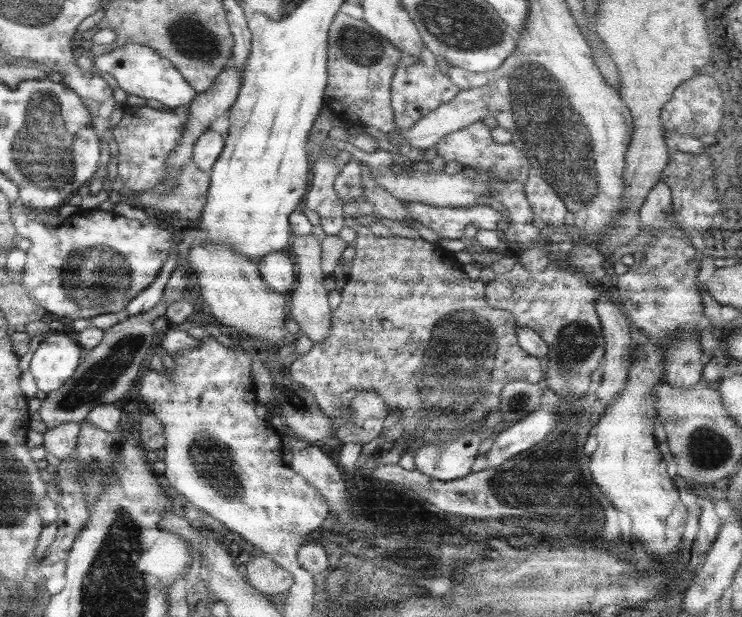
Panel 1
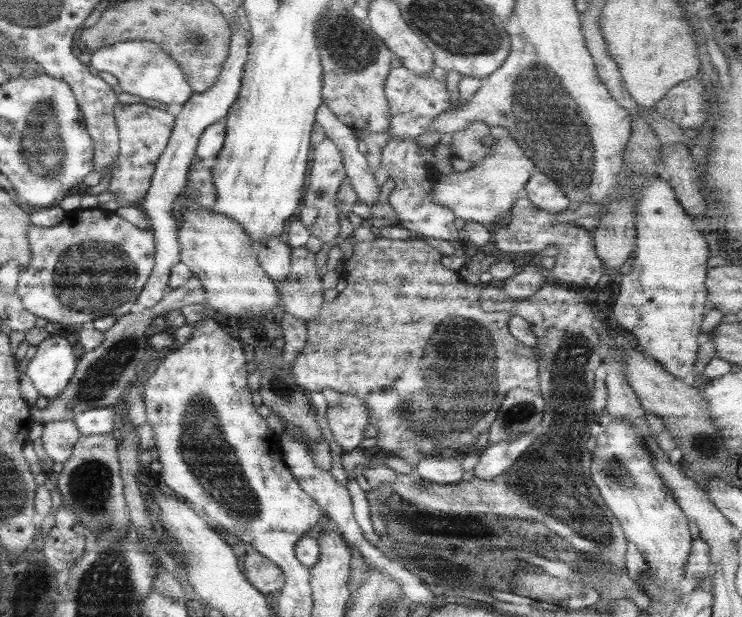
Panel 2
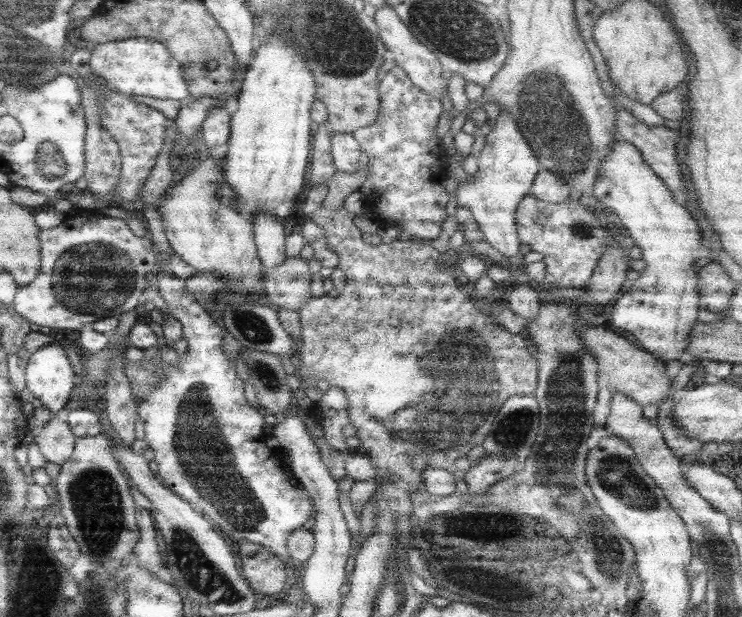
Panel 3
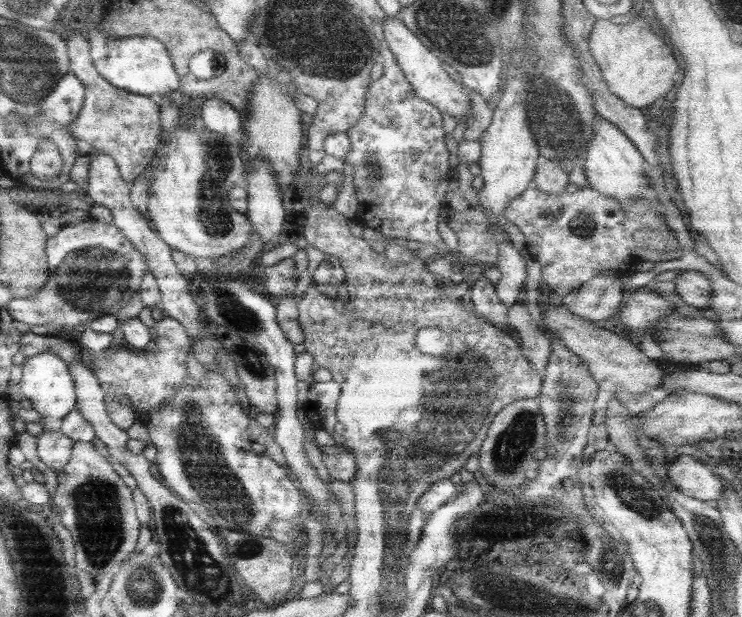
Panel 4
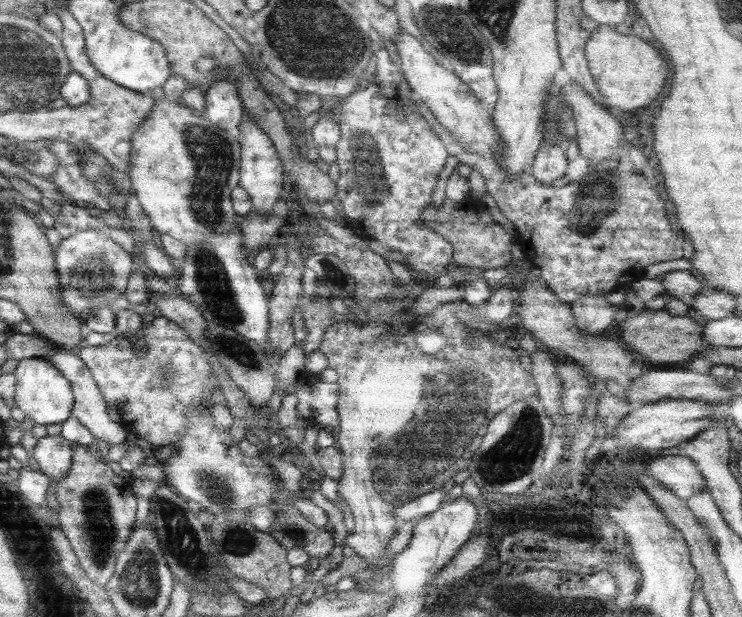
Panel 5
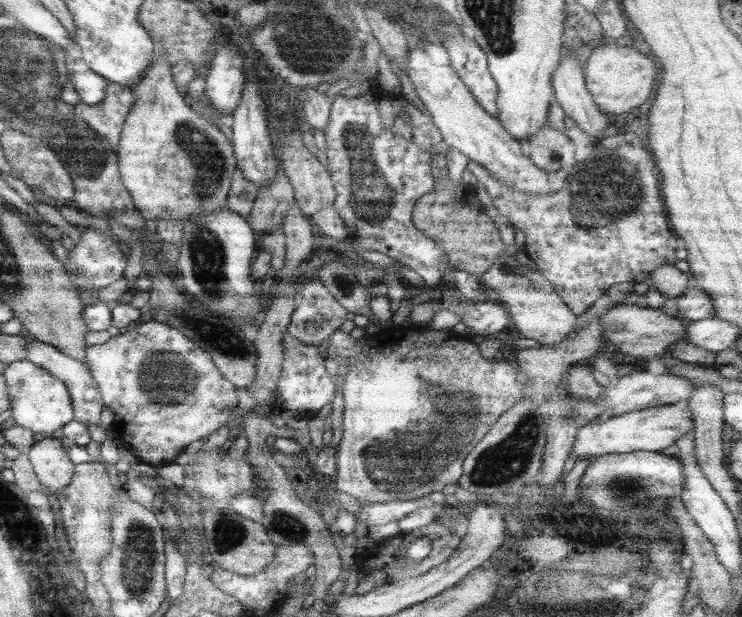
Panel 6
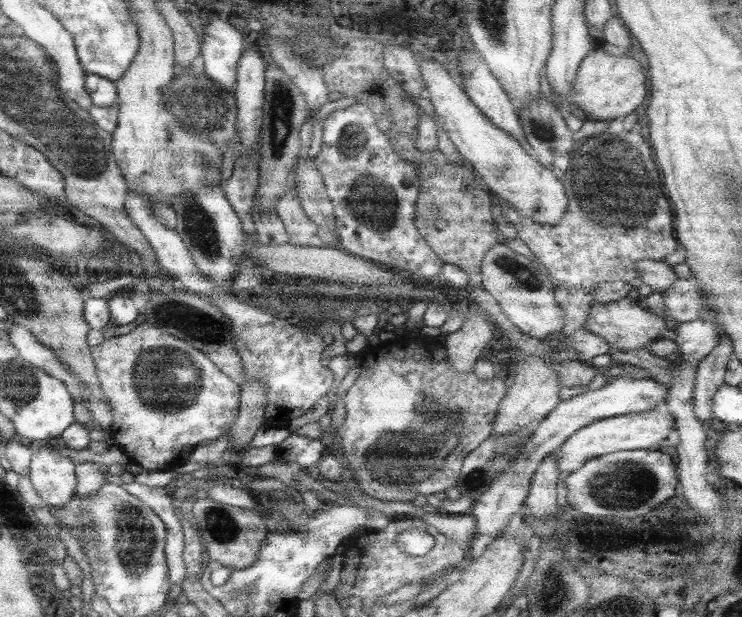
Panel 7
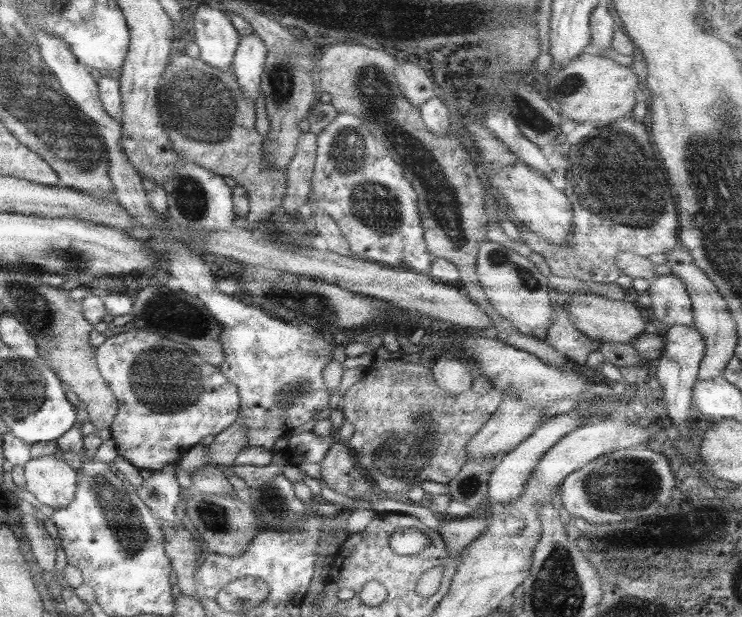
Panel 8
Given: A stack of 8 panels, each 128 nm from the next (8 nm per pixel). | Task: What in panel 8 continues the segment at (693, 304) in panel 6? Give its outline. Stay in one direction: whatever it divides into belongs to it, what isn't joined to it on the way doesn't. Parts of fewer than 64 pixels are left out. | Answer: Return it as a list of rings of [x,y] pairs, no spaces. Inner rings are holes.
[[[659,275],[650,282],[648,292],[652,300],[649,308],[658,322],[668,327],[684,325],[694,327],[693,309],[686,285],[674,275]]]

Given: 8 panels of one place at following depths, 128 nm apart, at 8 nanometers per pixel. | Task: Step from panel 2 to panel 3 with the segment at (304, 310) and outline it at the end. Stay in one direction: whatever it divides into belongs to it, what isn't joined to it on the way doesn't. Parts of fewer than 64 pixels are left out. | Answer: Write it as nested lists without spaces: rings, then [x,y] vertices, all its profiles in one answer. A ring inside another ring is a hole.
[[[298,256],[286,258],[280,266],[266,268],[262,276],[263,300],[281,309],[300,311],[312,298],[312,277],[308,261]]]

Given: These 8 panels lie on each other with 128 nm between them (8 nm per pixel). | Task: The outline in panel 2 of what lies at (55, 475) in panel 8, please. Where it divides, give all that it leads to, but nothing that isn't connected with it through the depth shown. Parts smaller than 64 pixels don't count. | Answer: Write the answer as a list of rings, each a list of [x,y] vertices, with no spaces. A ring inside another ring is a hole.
[[[74,419],[54,420],[43,424],[41,440],[46,456],[54,462],[64,462],[72,455],[81,434]]]

